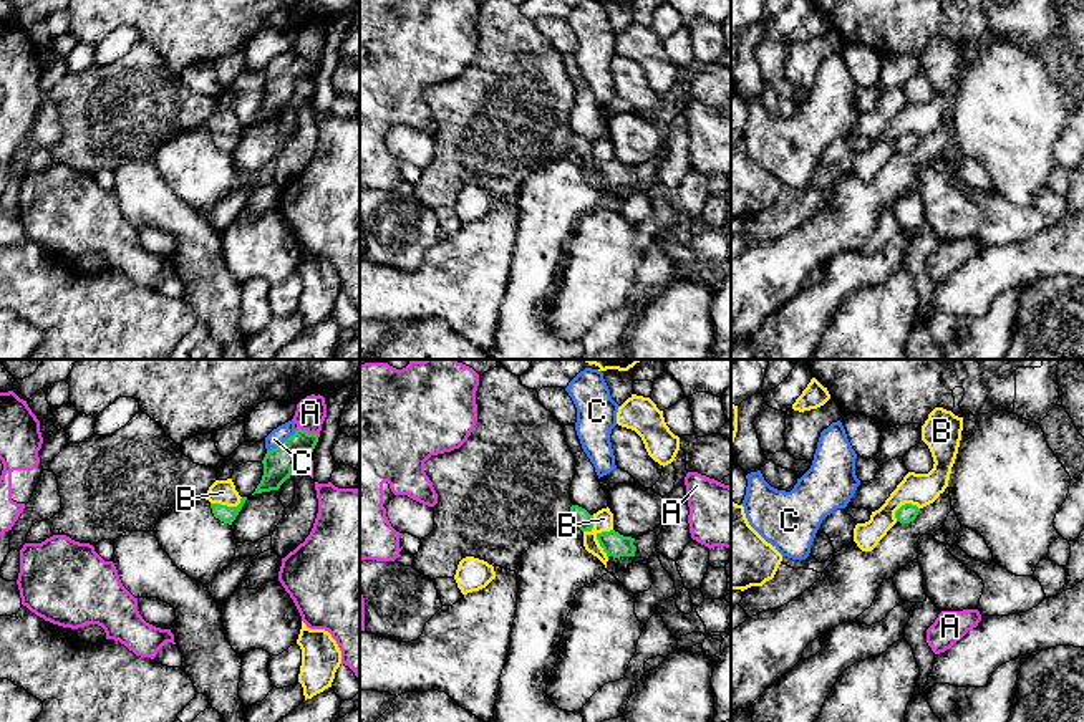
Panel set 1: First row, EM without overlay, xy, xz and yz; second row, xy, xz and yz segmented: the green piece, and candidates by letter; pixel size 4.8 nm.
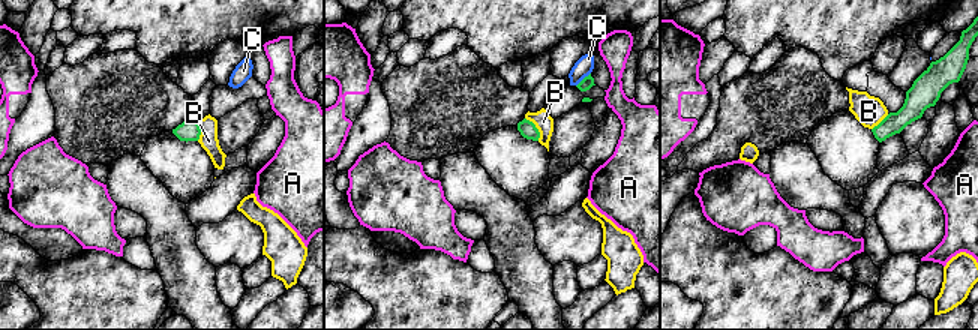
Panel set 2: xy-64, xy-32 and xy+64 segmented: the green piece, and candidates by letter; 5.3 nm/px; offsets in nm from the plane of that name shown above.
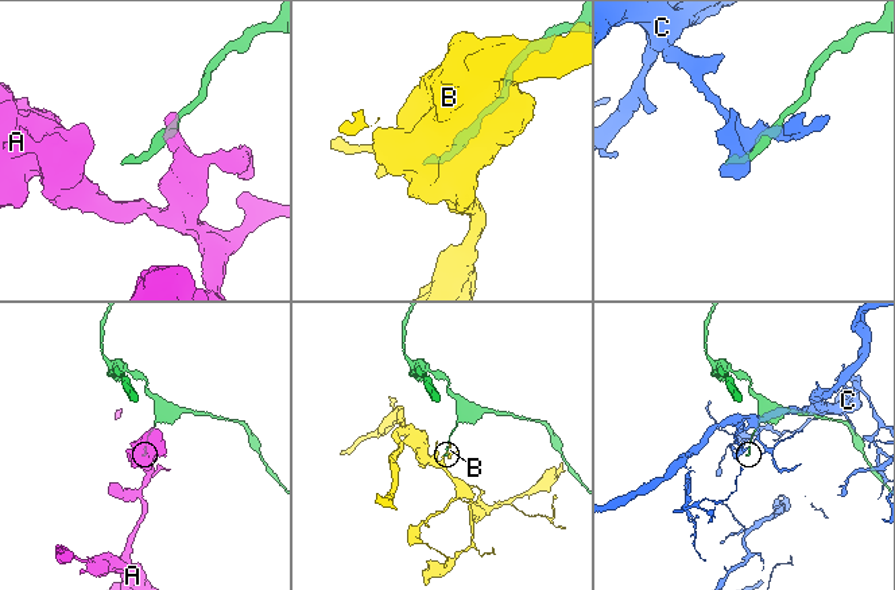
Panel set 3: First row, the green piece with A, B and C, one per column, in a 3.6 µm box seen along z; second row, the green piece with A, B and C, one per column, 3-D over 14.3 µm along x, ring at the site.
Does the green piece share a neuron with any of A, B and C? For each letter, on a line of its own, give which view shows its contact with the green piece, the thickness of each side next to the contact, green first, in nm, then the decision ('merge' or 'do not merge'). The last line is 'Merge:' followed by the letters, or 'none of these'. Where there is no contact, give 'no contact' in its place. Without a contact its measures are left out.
A: xy | 140/150 nm | do not merge
B: xz | 120/100 nm | do not merge
C: xy | 140/80 nm | do not merge
Merge: none of these

